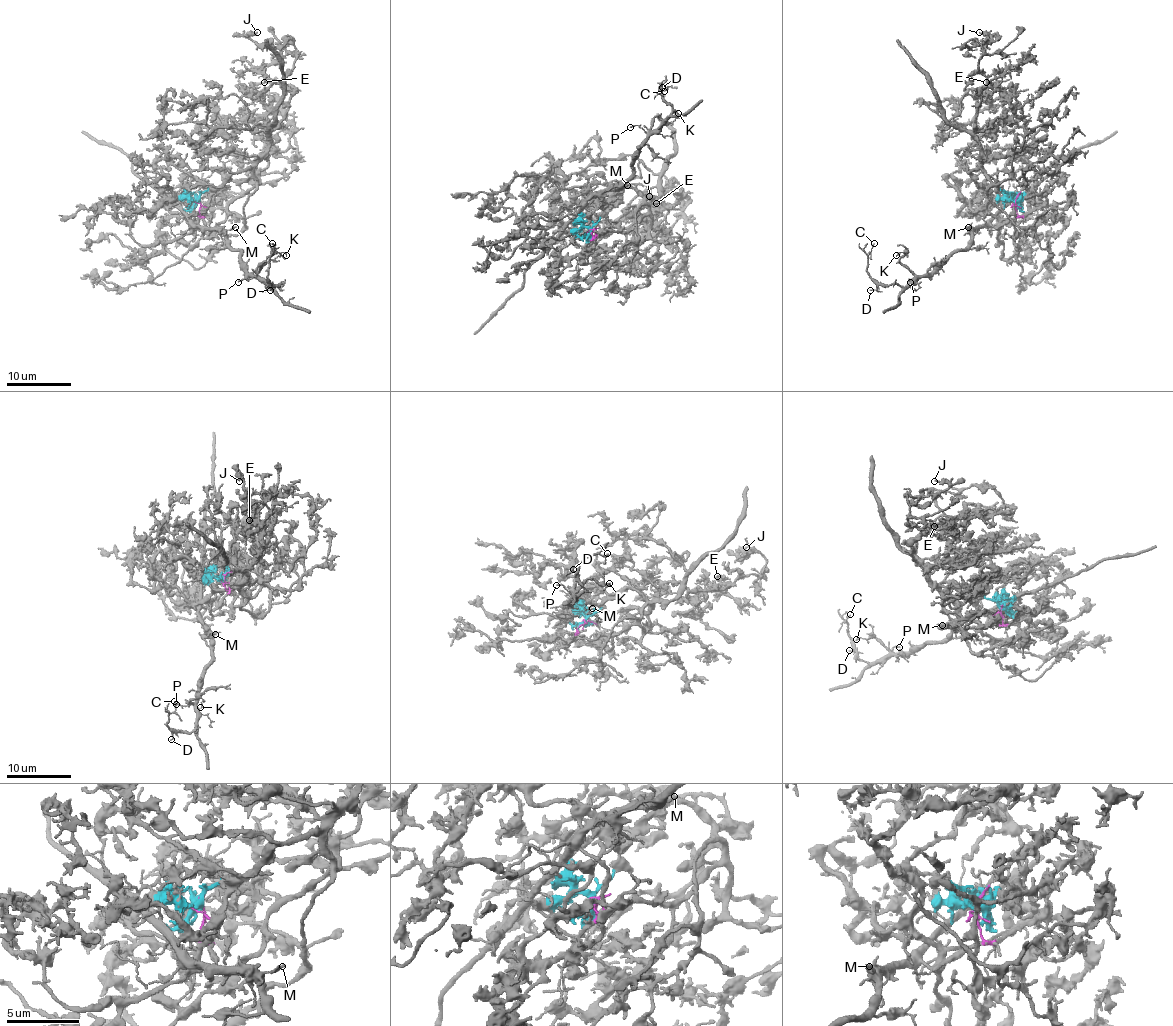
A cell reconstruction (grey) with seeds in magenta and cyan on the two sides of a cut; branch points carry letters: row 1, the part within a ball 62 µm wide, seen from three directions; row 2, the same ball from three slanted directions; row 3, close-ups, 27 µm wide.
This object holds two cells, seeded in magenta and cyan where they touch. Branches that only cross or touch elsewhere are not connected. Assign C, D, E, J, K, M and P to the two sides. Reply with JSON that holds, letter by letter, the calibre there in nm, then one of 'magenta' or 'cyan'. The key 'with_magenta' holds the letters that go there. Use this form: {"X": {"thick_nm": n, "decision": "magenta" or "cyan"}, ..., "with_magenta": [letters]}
{"C": {"thick_nm": 150, "decision": "magenta"}, "D": {"thick_nm": 80, "decision": "magenta"}, "E": {"thick_nm": 180, "decision": "cyan"}, "J": {"thick_nm": 160, "decision": "cyan"}, "K": {"thick_nm": 130, "decision": "magenta"}, "M": {"thick_nm": 110, "decision": "magenta"}, "P": {"thick_nm": 130, "decision": "magenta"}, "with_magenta": ["C", "D", "K", "M", "P"]}

